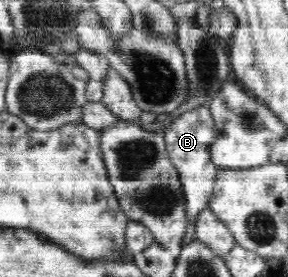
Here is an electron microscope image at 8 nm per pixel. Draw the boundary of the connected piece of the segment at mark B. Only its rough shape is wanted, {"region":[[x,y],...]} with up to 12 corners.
{"region":[[198,106],[164,130],[179,174],[194,239],[218,167],[210,145],[218,132],[210,108]]}

